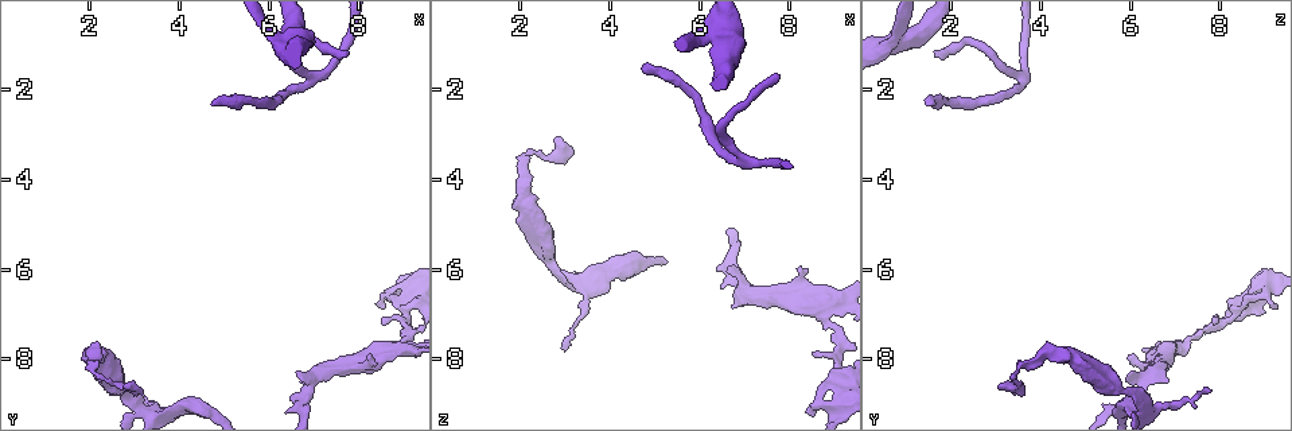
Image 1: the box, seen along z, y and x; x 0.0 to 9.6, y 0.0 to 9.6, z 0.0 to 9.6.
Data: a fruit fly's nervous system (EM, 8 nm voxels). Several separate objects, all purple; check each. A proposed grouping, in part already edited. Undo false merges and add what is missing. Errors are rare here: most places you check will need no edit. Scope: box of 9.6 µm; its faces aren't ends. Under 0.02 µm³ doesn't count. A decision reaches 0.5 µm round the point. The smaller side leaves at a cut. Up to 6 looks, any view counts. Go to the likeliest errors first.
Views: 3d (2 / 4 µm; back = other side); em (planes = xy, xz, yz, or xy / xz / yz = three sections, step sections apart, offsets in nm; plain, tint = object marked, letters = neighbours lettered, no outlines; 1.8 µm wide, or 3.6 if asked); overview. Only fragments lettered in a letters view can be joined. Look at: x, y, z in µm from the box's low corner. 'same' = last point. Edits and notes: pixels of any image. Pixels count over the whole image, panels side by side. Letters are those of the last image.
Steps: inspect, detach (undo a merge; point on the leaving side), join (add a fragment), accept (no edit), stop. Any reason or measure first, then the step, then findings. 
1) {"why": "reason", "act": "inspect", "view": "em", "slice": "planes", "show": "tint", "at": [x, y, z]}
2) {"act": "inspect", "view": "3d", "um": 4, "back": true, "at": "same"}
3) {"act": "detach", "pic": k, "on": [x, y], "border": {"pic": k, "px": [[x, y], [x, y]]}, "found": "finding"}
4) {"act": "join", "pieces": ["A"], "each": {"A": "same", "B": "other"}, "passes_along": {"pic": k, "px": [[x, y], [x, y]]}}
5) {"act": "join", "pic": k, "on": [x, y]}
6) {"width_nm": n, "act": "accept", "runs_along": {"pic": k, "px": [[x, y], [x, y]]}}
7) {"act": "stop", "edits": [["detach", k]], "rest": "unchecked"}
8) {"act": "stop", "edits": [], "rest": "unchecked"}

{"why": "an open end", "act": "inspect", "view": "em", "slice": "yz", "step": 8, "show": "letters", "at": [7.75, 1.15, 1.70]}

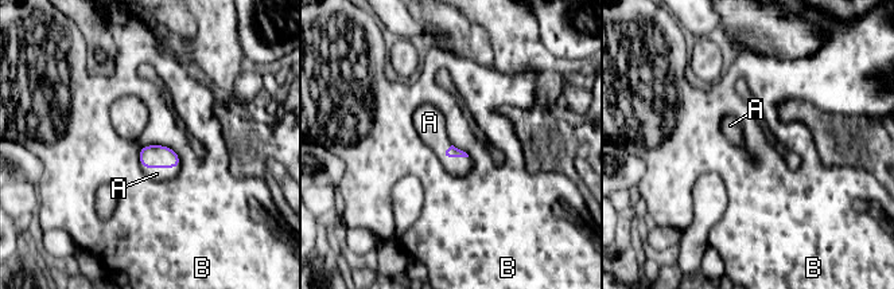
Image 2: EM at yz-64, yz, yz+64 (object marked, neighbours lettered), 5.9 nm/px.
{"act": "inspect", "view": "em", "slice": "planes", "show": "letters", "at": "same"}

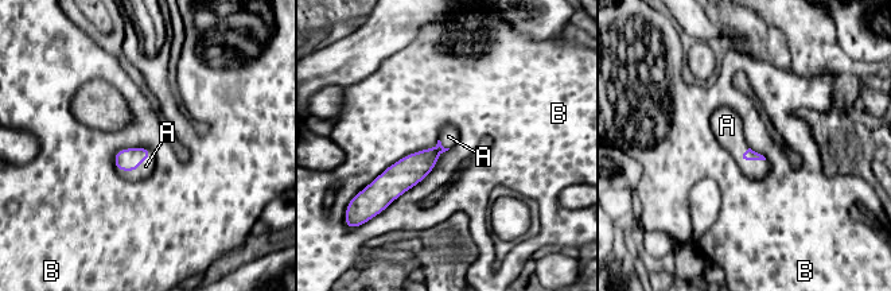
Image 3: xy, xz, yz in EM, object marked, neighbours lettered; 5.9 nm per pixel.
{"longest_contact_nm": ["B", 550], "act": "join", "pieces": ["A"], "each": {"A": "same", "B": "other"}, "passes_along": {"pic": 3, "px": [[128, 159], [139, 169], [146, 166]]}, "found": "the neuron continues"}

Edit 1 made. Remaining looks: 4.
{"why": "redraw", "act": "inspect", "view": "overview"}

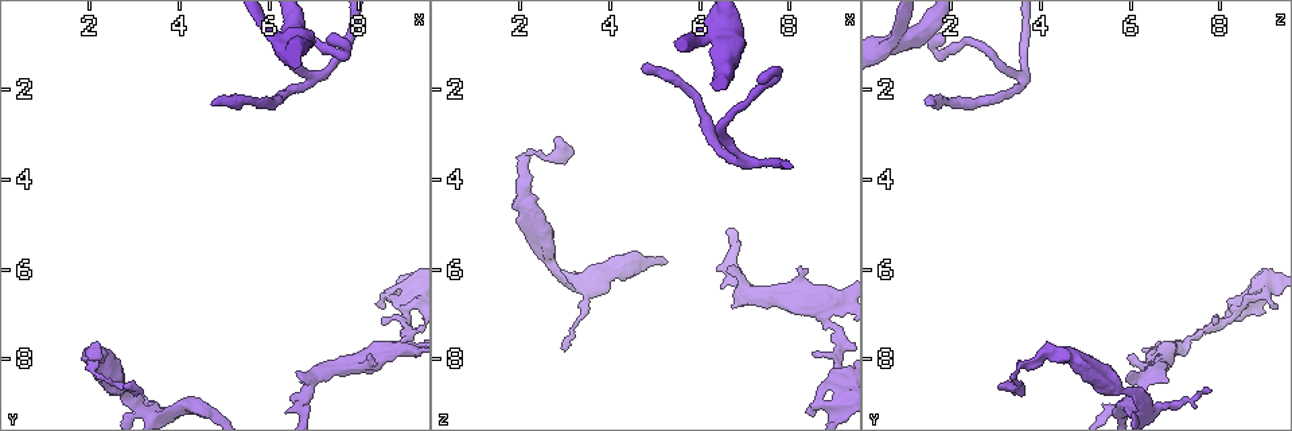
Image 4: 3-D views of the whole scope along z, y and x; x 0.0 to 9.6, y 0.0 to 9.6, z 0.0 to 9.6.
{"why": "branch stops here", "act": "inspect", "view": "em", "slice": "planes", "show": "letters", "at": [4.70, 2.35, 1.50]}

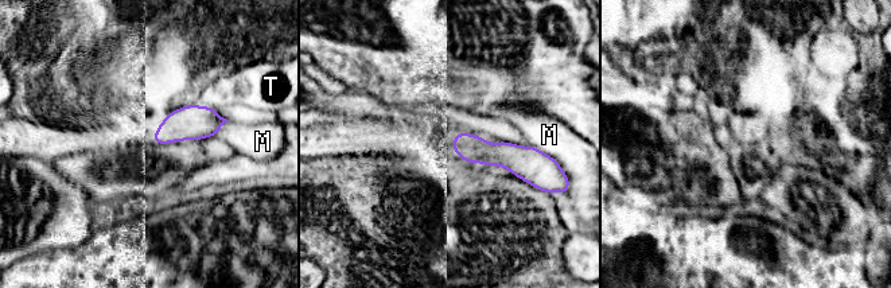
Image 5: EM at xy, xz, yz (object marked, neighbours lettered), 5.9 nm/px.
{"width_nm": 150, "act": "accept", "each": {"M": "other", "T": "other"}, "found": "no lettered fragment goes on from it"}

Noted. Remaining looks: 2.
{"why": "tapers out", "act": "inspect", "view": "em", "slice": "xy", "step": 16, "show": "letters", "at": [6.65, 8.35, 5.95]}

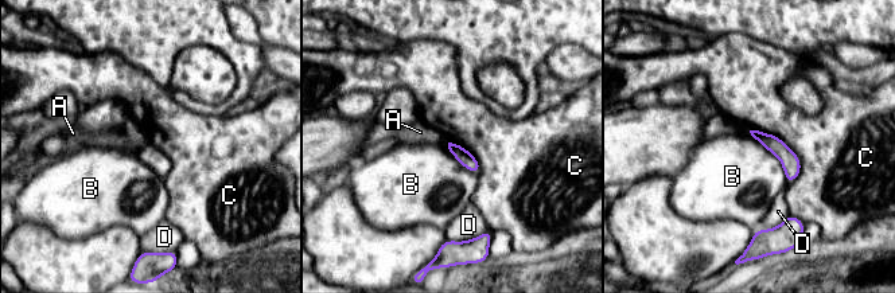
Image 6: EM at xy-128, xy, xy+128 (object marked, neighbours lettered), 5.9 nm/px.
{"act": "accept", "each": {"A": "other", "B": "other", "C": "other", "D": "other"}, "border": {"pic": 6, "px": [[750, 129], [798, 157], [790, 184]]}, "found": "no lettered fragment goes on from it"}

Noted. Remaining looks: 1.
{"act": "stop", "edits": [["join", 3]], "rest": "unchecked"}

